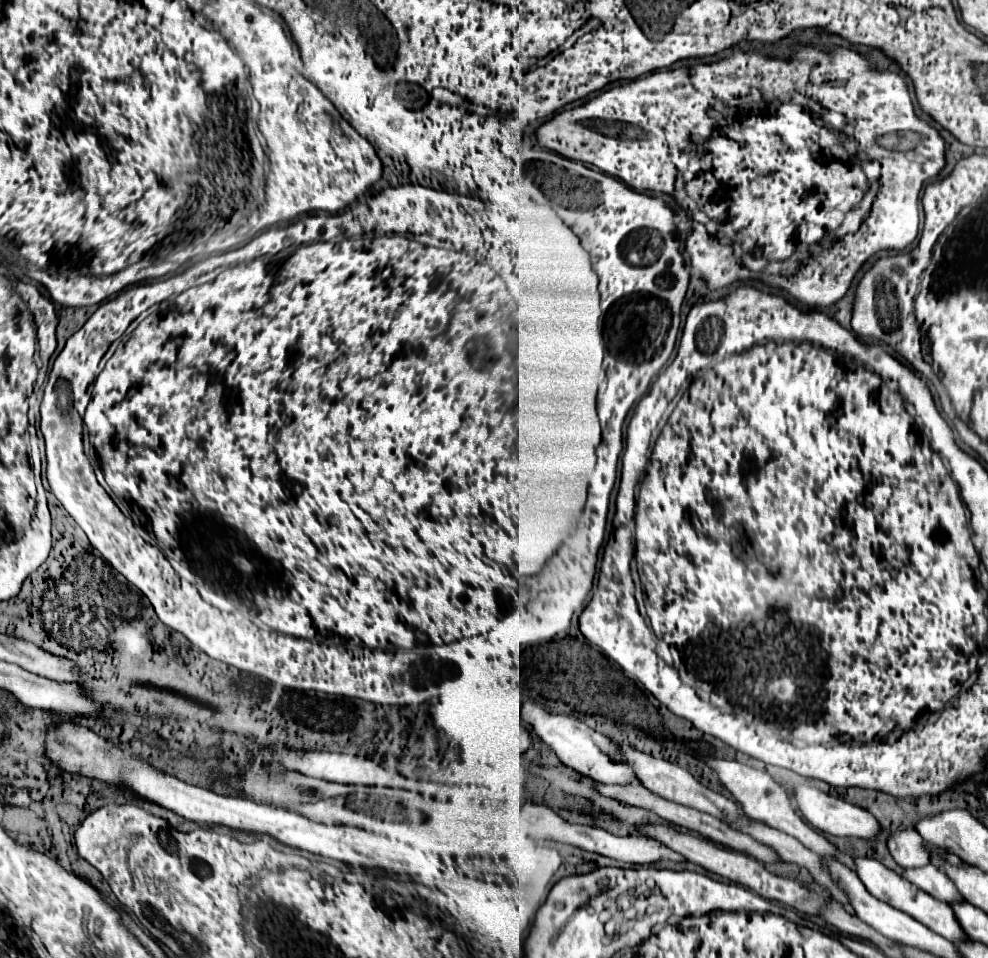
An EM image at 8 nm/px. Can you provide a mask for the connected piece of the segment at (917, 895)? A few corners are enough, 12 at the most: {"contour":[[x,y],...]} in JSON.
{"contour":[[854,858],[874,898],[958,942],[966,938],[946,902],[872,858]]}

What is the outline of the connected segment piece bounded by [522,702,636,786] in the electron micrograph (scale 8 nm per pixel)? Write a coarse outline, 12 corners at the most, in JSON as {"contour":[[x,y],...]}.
{"contour":[[524,702],[522,720],[560,762],[602,784],[632,784],[610,740],[574,716]]}

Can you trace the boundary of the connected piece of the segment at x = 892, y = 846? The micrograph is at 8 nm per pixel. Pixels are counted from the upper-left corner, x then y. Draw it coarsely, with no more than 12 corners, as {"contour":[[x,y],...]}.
{"contour":[[914,828],[890,834],[888,850],[902,868],[928,864]]}

